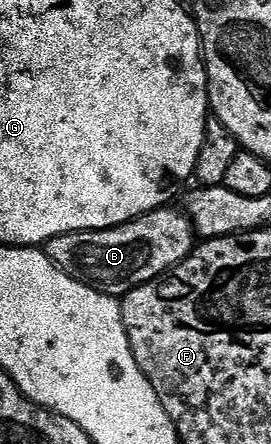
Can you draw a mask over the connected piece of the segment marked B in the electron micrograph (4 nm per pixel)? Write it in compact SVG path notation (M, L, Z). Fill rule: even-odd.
M170 205L159 207L157 211L150 211L119 227L53 235L44 244L46 256L73 279L89 283L105 295L121 297L166 271L171 271L193 253L196 246L194 227L185 210L173 211L172 208Z

